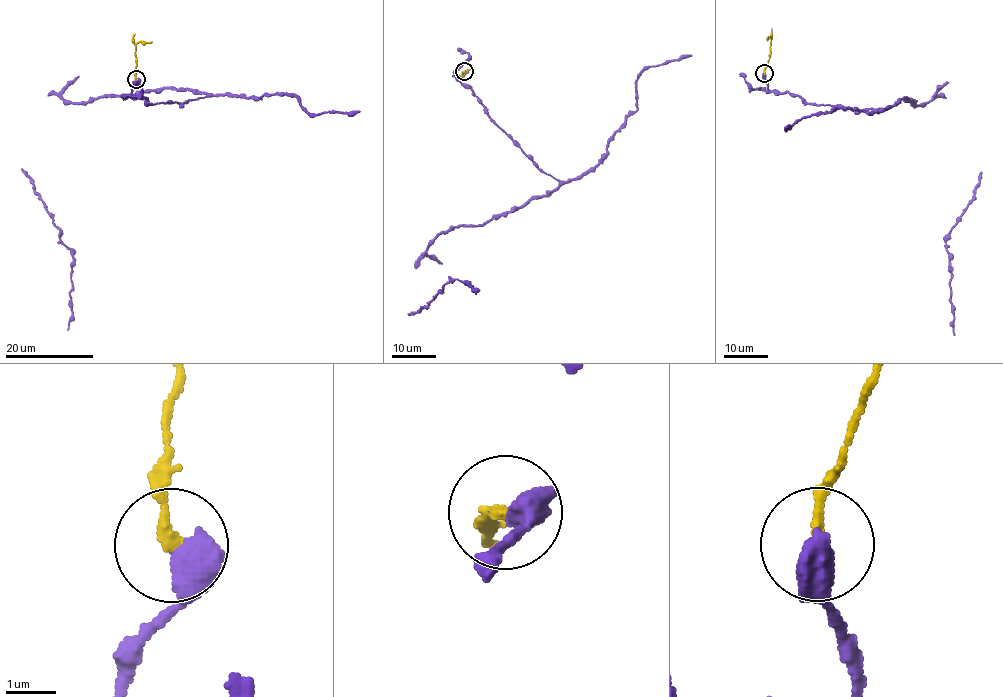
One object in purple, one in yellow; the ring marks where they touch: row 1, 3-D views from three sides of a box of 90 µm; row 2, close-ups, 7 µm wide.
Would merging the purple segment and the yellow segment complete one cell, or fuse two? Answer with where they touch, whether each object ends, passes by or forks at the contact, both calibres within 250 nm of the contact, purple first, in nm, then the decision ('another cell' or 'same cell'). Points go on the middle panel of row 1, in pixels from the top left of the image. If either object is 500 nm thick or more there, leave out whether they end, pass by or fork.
(464, 71) | 550/200 nm | another cell

